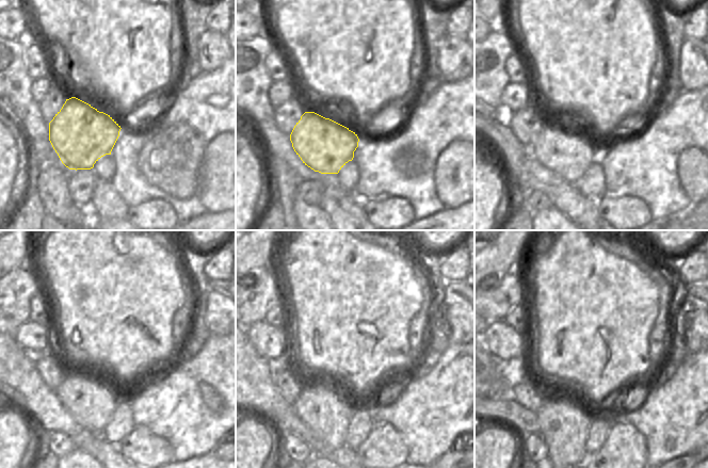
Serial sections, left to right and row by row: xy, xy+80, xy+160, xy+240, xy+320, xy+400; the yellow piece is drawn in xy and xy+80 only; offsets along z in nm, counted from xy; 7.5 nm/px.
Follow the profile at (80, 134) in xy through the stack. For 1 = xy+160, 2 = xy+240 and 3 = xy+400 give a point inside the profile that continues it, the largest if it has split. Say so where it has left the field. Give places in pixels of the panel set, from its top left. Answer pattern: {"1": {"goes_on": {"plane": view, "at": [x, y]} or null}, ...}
{"1": {"goes_on": {"plane": "xy+160", "at": [567, 155]}}, "2": {"goes_on": {"plane": "xy+240", "at": [91, 403]}}, "3": {"goes_on": {"plane": "xy+400", "at": [564, 424]}}}

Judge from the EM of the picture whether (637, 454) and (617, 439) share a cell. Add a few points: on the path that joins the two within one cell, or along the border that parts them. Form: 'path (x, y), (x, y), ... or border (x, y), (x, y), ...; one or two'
path (632, 454), (622, 444); one

